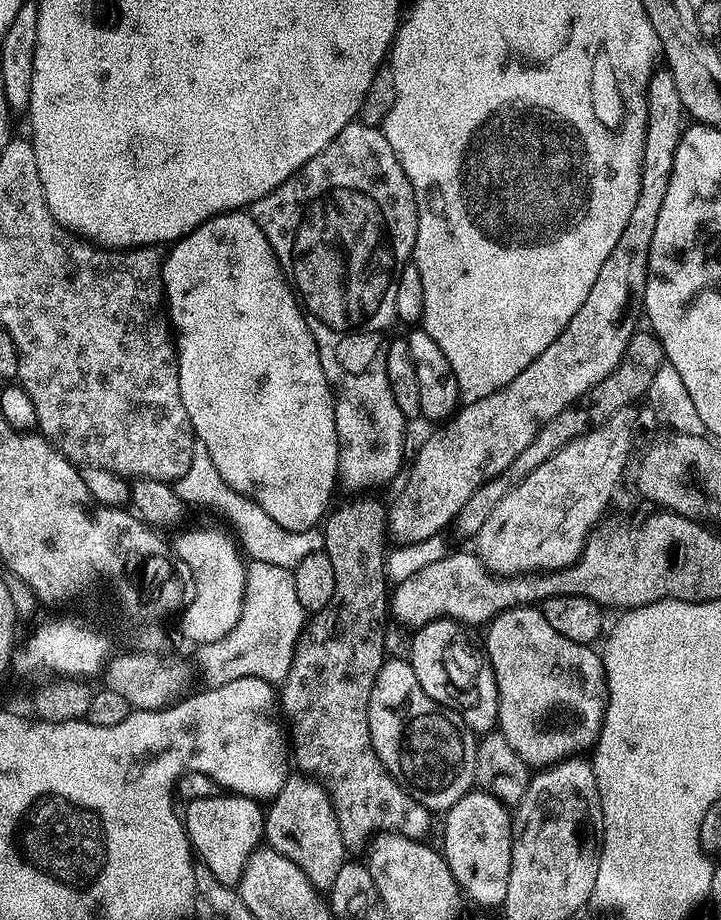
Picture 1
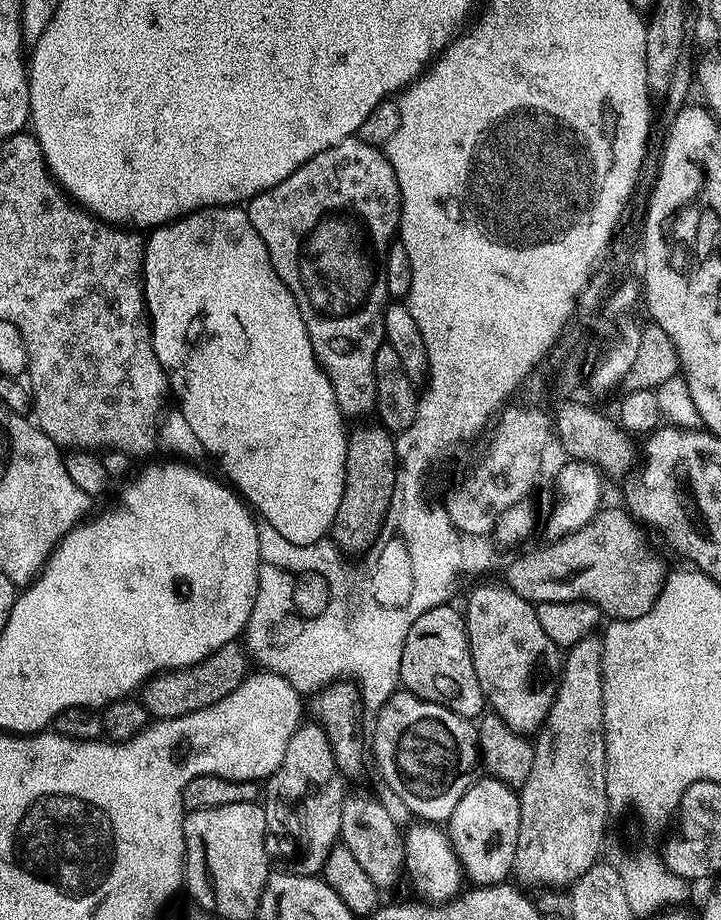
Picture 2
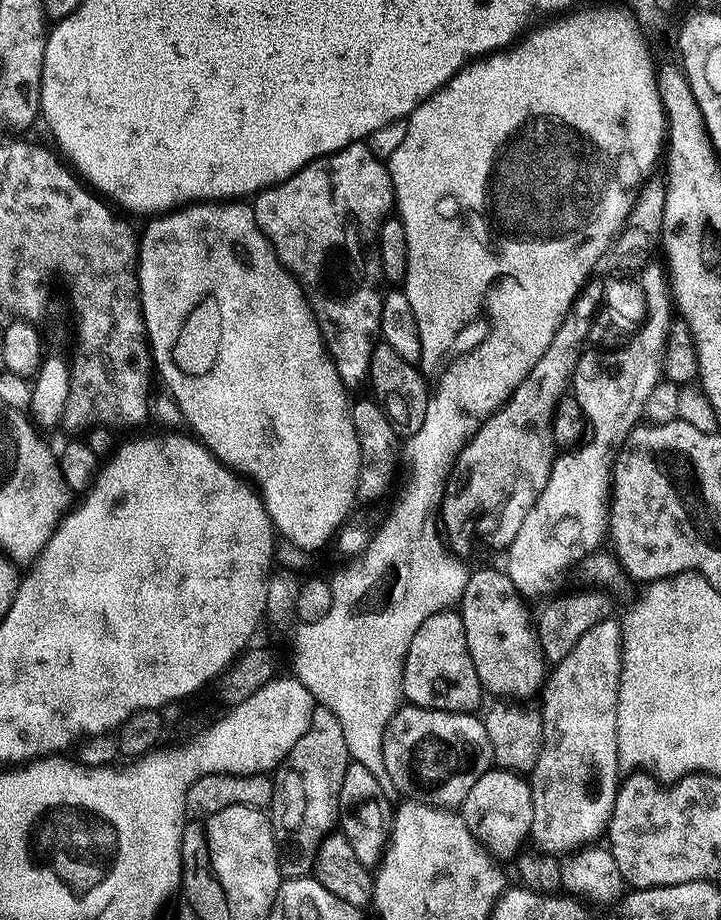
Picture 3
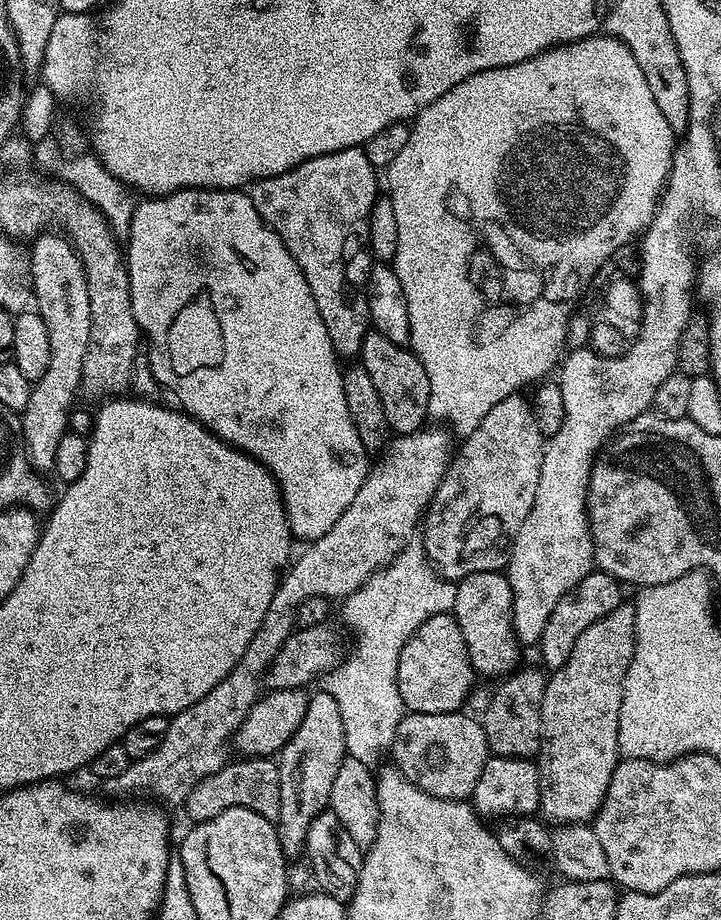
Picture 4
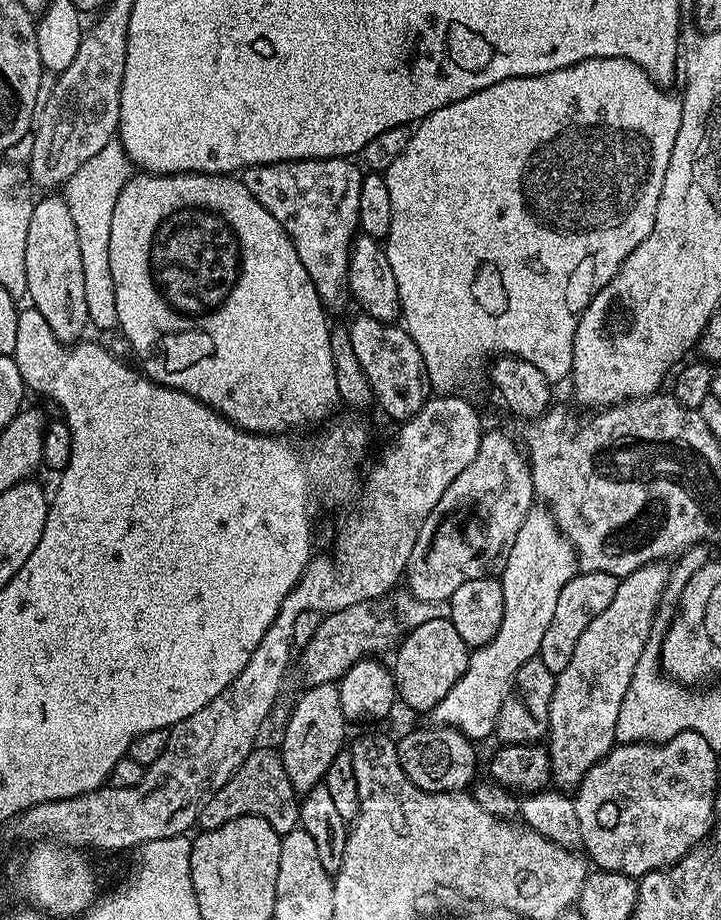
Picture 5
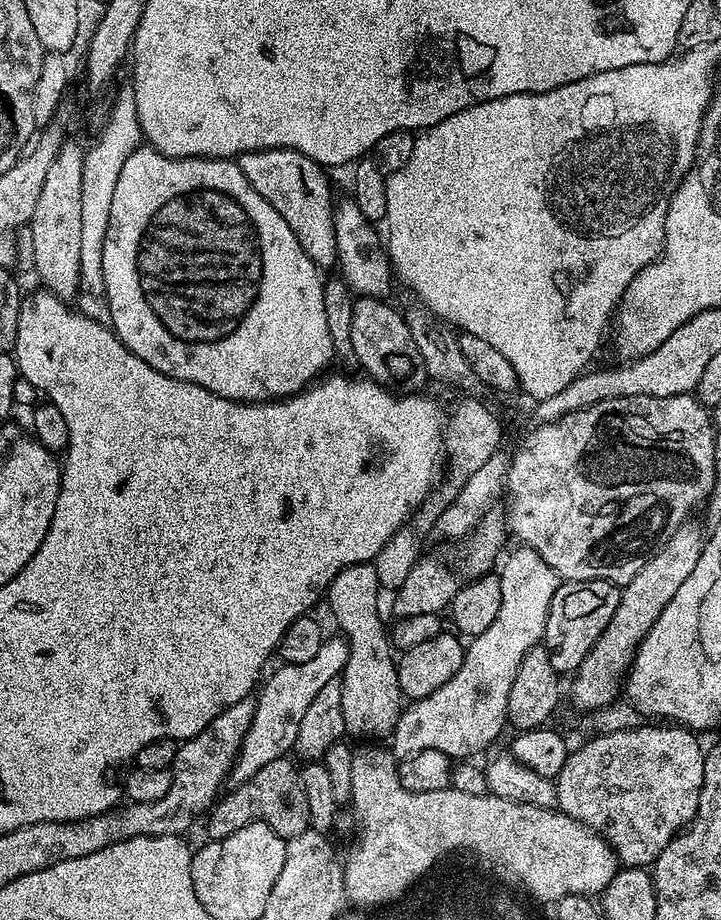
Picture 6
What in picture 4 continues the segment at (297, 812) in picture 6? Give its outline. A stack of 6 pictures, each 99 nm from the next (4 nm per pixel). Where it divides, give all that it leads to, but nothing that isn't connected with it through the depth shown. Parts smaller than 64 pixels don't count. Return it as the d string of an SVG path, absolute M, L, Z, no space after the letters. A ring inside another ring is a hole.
M250 756L225 762L214 774L202 778L194 790L185 798L182 811L189 816L192 824L201 824L210 818L218 818L222 810L245 808L262 814L275 822L282 810L282 786L280 785L280 765L266 756Z

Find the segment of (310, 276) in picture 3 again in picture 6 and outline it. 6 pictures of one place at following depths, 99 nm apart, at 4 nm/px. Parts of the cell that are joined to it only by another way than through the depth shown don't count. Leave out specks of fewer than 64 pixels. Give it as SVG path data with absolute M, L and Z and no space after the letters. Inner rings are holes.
M264 148L261 152L243 152L238 158L242 174L246 174L246 182L282 214L282 219L290 230L294 230L294 238L298 238L298 246L306 250L306 254L316 263L317 268L335 269L336 243L334 242L334 222L332 210L334 195L328 185L329 173L321 165L310 158L298 154L289 148Z

